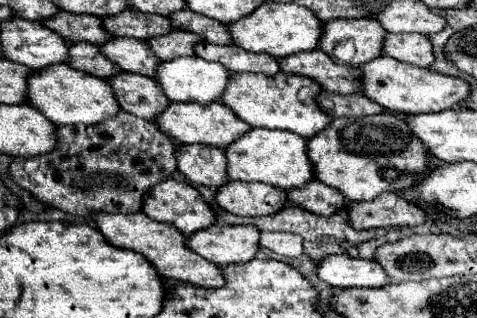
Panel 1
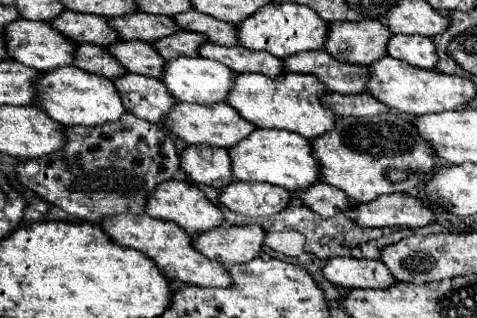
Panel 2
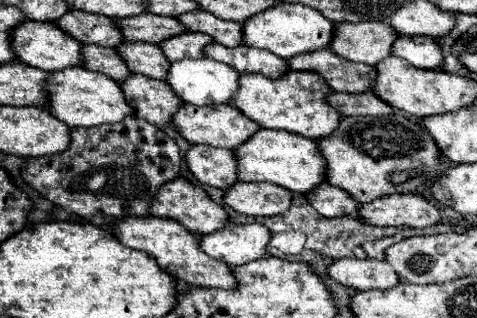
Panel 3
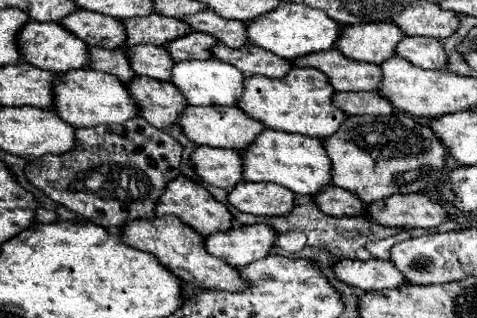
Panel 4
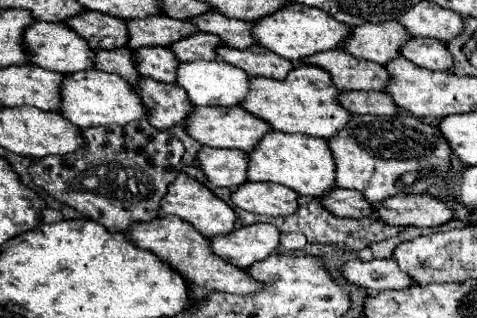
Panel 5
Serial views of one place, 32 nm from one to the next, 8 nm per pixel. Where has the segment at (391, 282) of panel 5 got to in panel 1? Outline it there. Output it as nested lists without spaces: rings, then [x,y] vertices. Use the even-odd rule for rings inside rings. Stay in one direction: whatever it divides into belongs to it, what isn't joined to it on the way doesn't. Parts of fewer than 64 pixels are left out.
[[[328,256],[318,266],[318,276],[334,288],[380,288],[390,284],[388,274],[376,260]]]

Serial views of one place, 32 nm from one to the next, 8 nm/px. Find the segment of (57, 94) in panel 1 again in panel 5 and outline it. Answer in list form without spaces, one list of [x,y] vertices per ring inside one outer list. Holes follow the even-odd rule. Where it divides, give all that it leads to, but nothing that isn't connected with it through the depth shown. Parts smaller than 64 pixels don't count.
[[[86,70],[68,74],[62,84],[62,116],[68,118],[78,128],[92,128],[92,126],[106,126],[106,124],[130,124],[136,120],[144,120],[148,116],[148,108],[136,88],[124,82],[122,76],[100,72],[100,70]]]

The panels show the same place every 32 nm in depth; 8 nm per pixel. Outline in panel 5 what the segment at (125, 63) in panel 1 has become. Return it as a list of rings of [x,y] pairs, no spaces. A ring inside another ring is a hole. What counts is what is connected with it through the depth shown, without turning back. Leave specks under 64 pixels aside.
[[[156,46],[156,48],[136,50],[136,68],[146,78],[174,84],[178,66],[180,60],[176,60],[176,54],[170,48]]]

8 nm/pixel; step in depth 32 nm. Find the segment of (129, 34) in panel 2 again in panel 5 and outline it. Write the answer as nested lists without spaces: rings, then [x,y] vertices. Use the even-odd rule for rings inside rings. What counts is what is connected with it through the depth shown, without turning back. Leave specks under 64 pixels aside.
[[[150,16],[142,20],[128,20],[130,48],[152,48],[152,46],[172,46],[176,40],[200,32],[192,22],[174,20],[170,16]]]

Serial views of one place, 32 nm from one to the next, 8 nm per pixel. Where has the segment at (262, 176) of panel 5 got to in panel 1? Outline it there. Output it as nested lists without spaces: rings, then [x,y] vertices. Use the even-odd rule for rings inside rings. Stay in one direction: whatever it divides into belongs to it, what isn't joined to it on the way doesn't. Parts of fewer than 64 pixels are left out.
[[[252,128],[250,132],[246,132],[242,138],[238,138],[226,148],[226,156],[228,156],[230,180],[264,182],[270,186],[292,190],[312,182],[316,174],[314,164],[308,158],[308,142],[302,136],[288,130]]]

